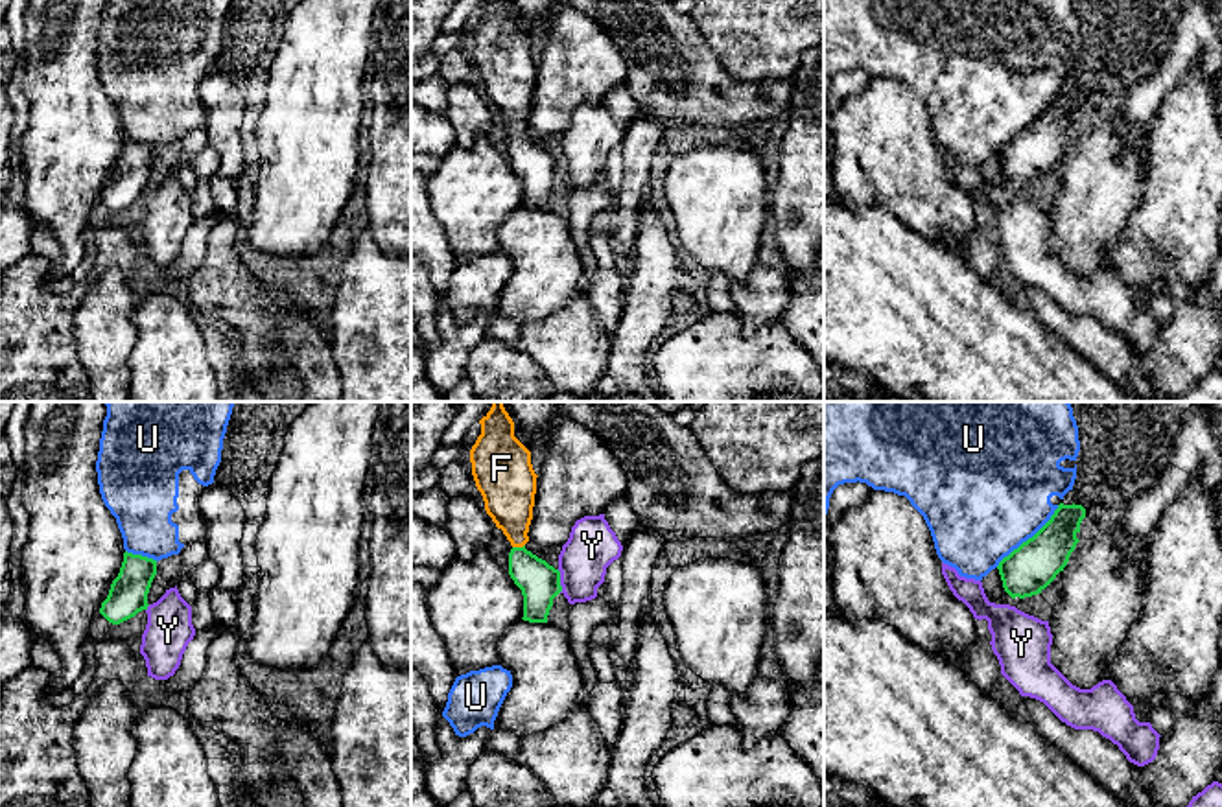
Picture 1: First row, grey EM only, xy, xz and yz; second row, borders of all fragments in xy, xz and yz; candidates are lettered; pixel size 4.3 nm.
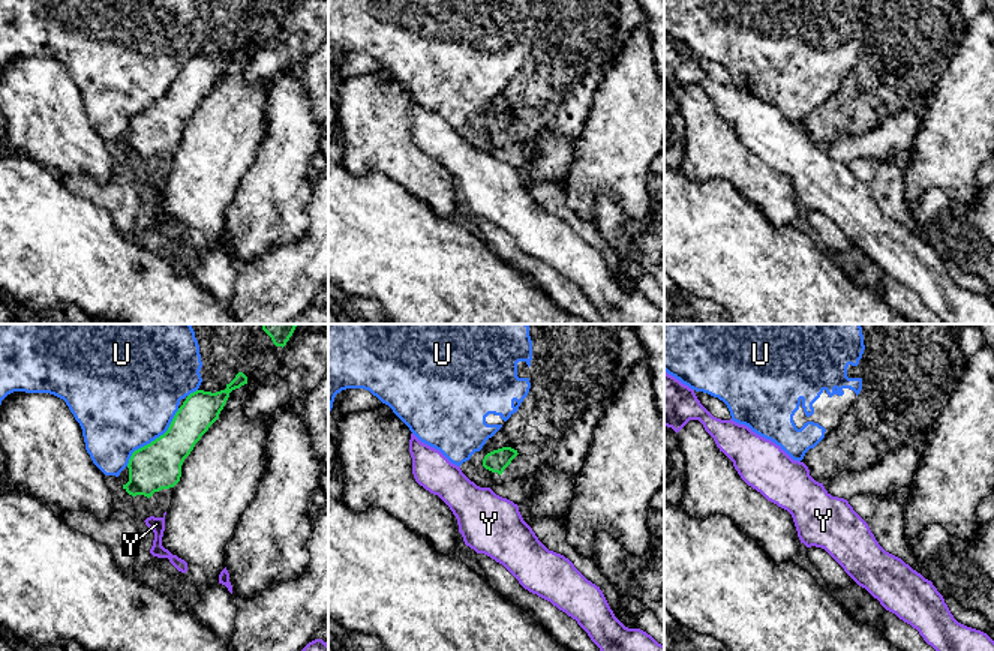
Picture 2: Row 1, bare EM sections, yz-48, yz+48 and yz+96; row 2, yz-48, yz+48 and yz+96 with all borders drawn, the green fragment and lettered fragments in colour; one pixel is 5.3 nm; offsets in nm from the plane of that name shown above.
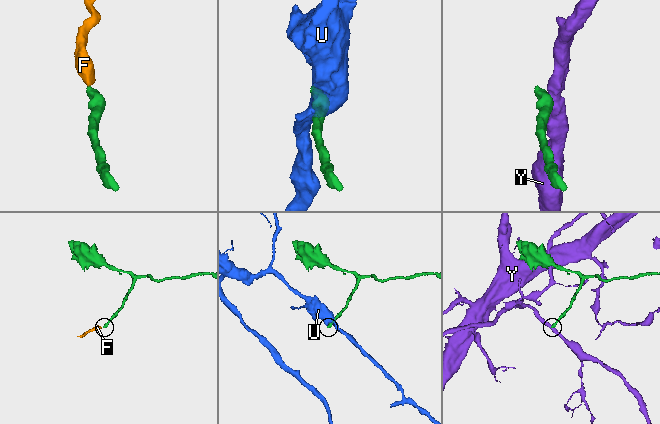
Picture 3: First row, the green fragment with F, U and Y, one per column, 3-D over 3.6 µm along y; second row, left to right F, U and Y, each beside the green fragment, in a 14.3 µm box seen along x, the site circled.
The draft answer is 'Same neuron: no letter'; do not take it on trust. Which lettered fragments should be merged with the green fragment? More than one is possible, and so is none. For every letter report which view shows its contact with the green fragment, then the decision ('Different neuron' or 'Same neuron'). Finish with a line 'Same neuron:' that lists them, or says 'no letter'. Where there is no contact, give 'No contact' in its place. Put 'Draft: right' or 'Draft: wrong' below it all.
F: Touches green in xz. Same neuron
U: Touches green in yz. Different neuron
Y: Touches green in xz. Different neuron
Same neuron: F
Draft: wrong

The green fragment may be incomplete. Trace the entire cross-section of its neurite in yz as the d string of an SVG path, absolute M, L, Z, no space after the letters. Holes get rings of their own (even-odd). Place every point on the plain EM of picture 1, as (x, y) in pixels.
M1060 90L1051 107L1008 144L997 157L1005 179L1016 186L1041 181L1069 149L1080 129L1080 111L1086 105L1082 92Z

